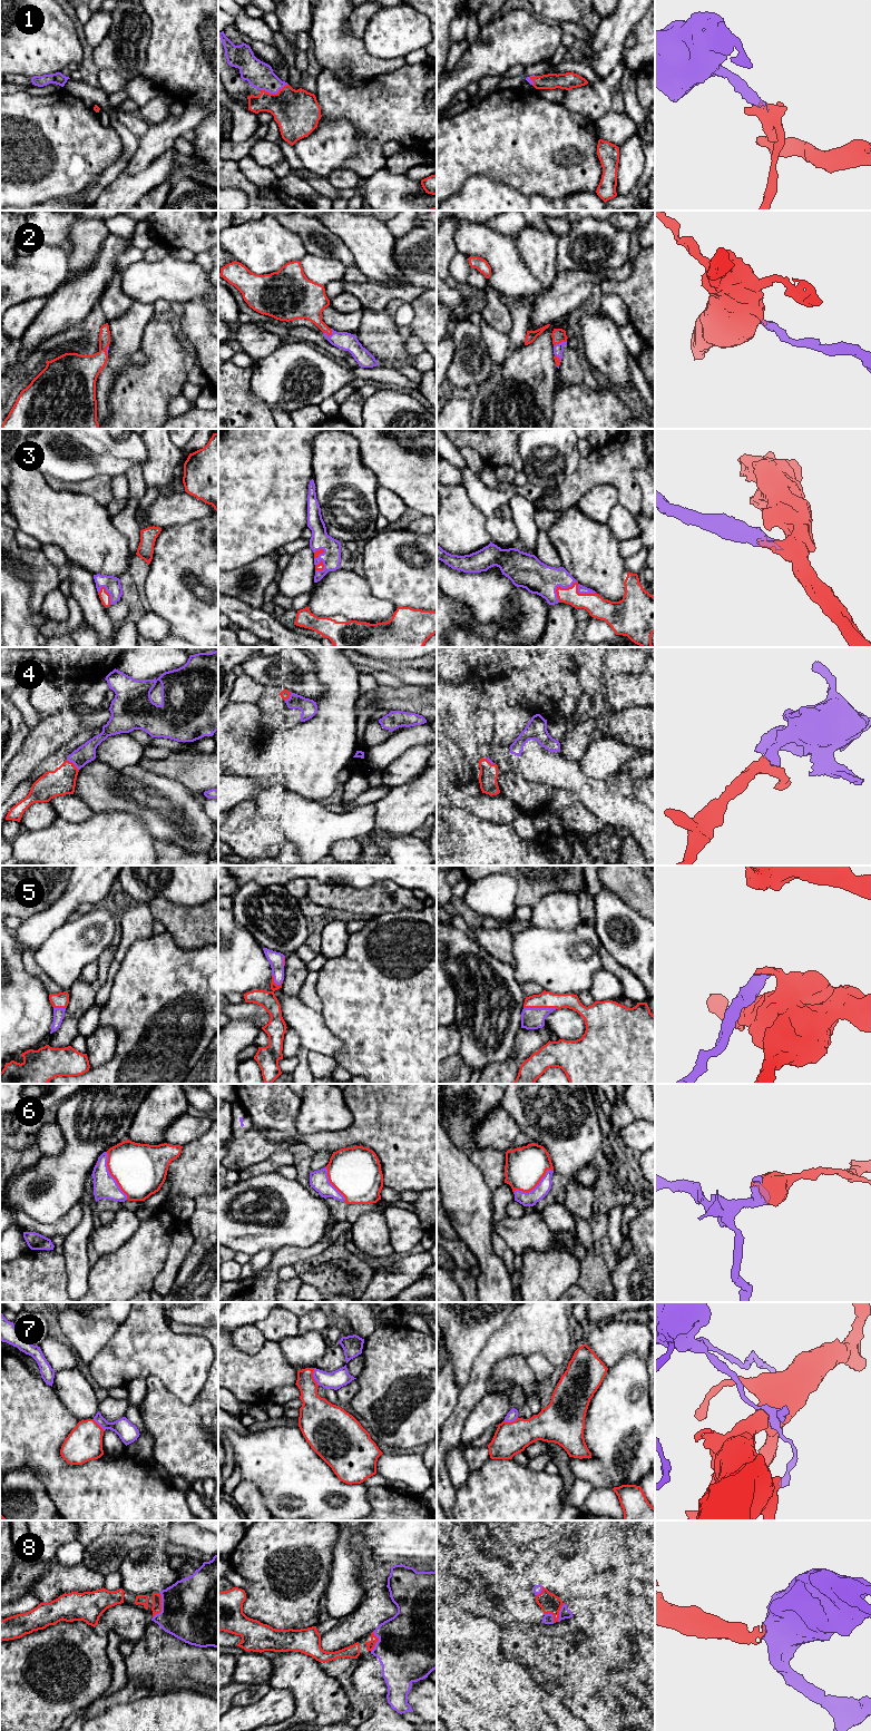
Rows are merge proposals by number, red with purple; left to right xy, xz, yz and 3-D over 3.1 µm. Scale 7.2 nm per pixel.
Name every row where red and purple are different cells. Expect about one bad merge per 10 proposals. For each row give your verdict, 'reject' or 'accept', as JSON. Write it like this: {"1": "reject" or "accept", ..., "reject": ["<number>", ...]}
{"1": "accept", "2": "accept", "3": "accept", "4": "accept", "5": "accept", "6": "accept", "7": "reject", "8": "accept", "reject": ["7"]}

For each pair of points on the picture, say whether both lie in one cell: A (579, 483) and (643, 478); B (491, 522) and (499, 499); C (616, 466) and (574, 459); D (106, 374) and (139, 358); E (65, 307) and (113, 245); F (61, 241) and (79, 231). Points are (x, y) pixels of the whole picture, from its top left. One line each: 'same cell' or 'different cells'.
A: different cells
B: same cell
C: different cells
D: different cells
E: same cell
F: different cells

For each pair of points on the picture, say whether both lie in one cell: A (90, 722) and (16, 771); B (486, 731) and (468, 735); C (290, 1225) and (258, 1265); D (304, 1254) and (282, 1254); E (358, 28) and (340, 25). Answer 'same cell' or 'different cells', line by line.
A: different cells
B: different cells
C: different cells
D: same cell
E: different cells

